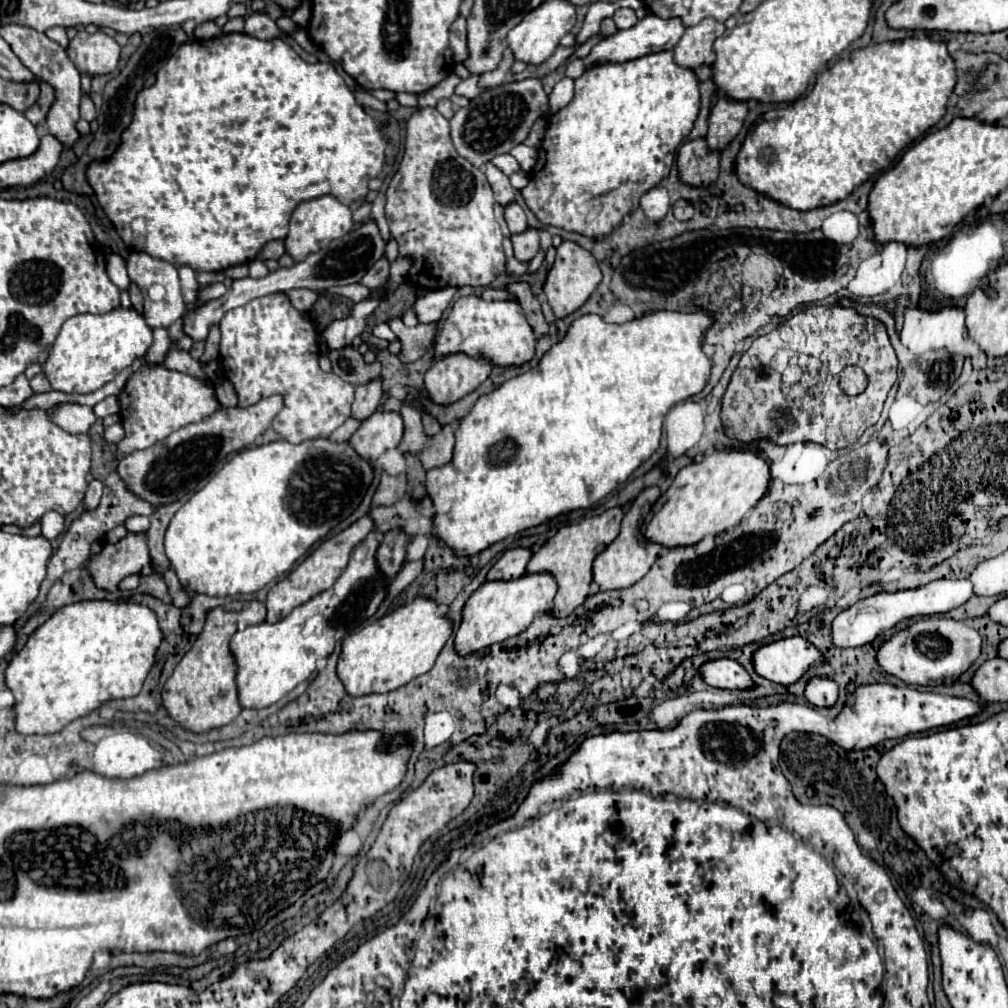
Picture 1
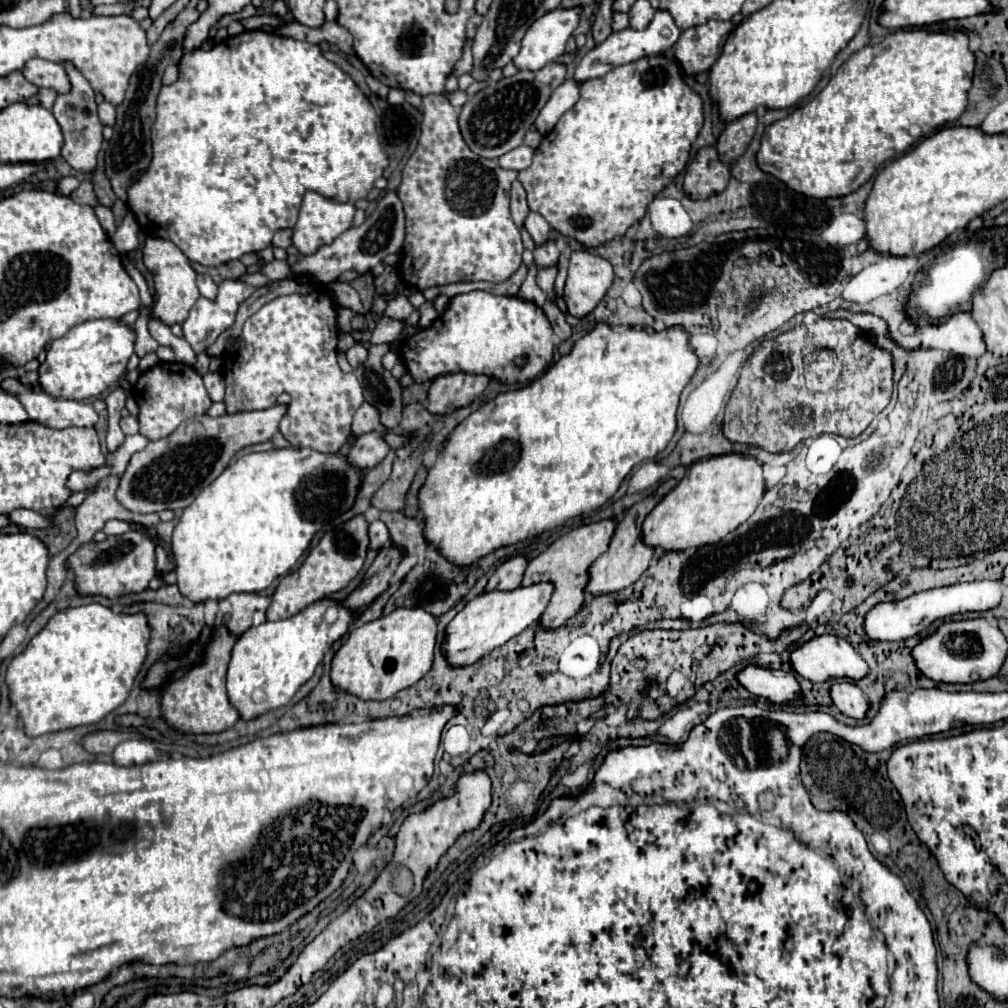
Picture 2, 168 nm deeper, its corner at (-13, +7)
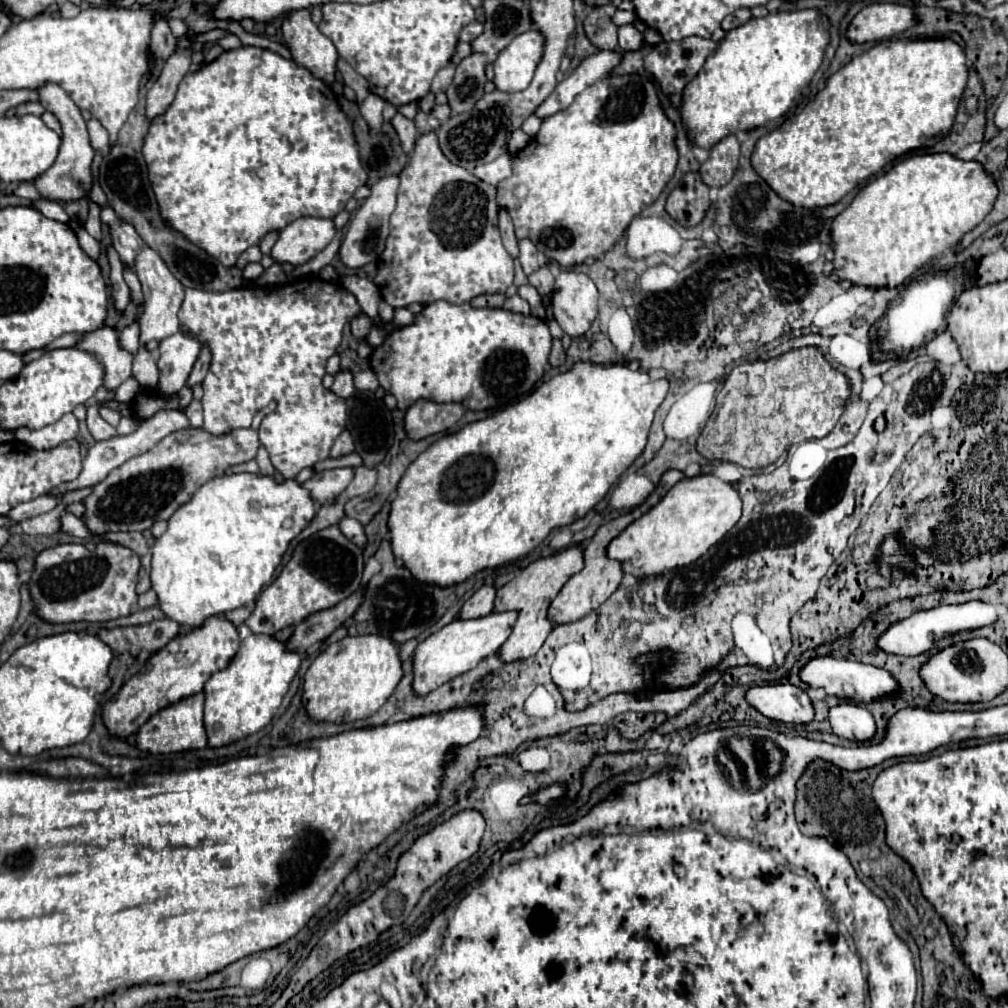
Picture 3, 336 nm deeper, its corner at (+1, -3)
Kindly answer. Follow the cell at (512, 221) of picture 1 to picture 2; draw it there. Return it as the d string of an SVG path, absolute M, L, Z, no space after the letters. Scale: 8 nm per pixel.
M530 212L526 218L524 228L528 230L528 234L532 236L532 240L536 242L536 246L544 244L550 238L550 224L538 214L538 212Z

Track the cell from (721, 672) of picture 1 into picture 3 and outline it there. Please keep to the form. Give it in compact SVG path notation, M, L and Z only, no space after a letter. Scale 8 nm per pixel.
M764 684L746 690L746 702L760 714L778 722L808 724L814 708L808 694L792 684Z

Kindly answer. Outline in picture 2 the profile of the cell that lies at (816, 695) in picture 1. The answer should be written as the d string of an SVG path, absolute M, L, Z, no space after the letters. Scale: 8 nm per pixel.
M836 682L830 690L830 696L832 696L834 706L842 714L852 716L856 720L866 718L866 712L870 710L868 698L860 692L860 688L854 682Z

